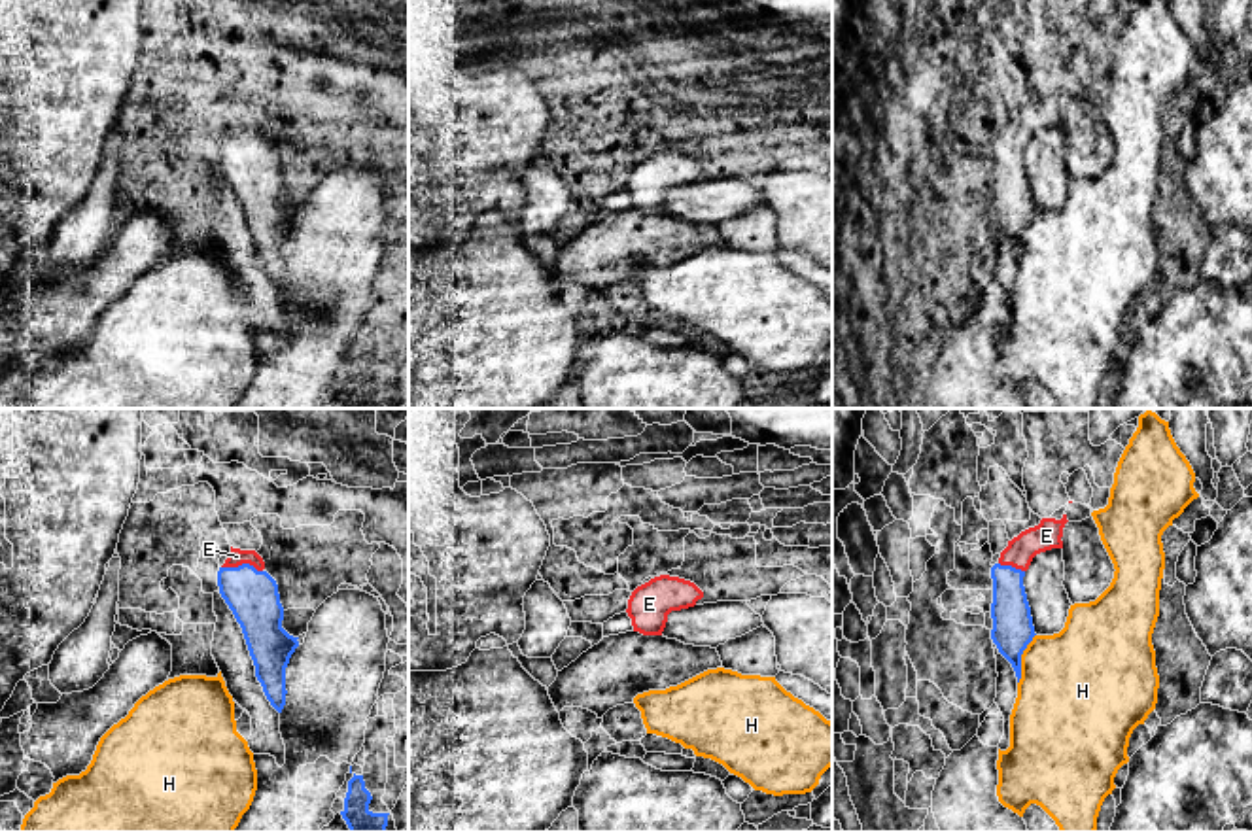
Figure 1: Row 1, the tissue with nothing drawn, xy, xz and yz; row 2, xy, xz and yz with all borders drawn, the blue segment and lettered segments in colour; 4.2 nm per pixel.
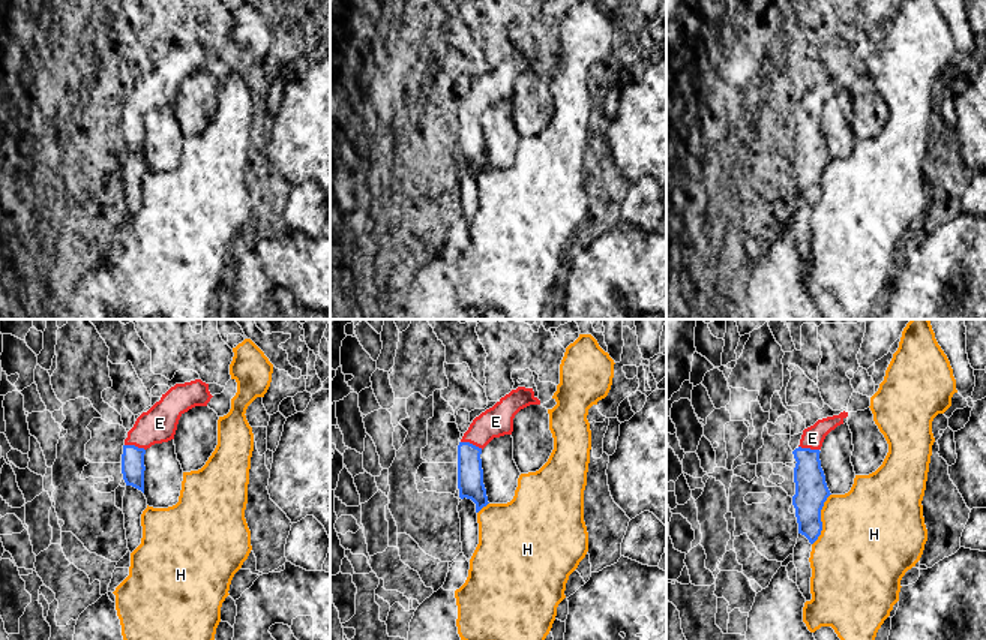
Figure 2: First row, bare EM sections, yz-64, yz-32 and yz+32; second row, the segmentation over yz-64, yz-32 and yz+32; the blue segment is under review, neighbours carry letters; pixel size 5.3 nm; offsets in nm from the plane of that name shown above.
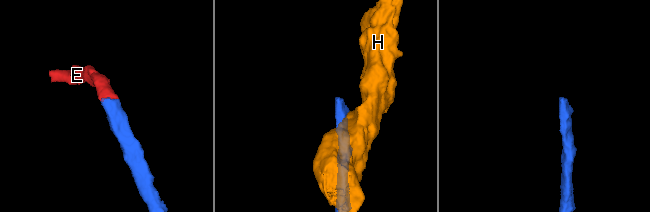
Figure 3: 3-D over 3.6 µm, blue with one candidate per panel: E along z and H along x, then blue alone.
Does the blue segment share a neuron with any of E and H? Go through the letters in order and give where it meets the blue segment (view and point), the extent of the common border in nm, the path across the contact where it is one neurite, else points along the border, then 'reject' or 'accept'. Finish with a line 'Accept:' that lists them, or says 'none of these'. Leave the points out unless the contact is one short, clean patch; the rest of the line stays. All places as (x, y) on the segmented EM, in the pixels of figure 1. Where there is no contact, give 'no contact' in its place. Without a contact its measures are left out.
E: contact xy (243, 564); length 180 nm; way xy (252, 596), (243, 583), (243, 564), (237, 556); accept
H: contact yz (1020, 658); length 220 nm; reject
Accept: E

